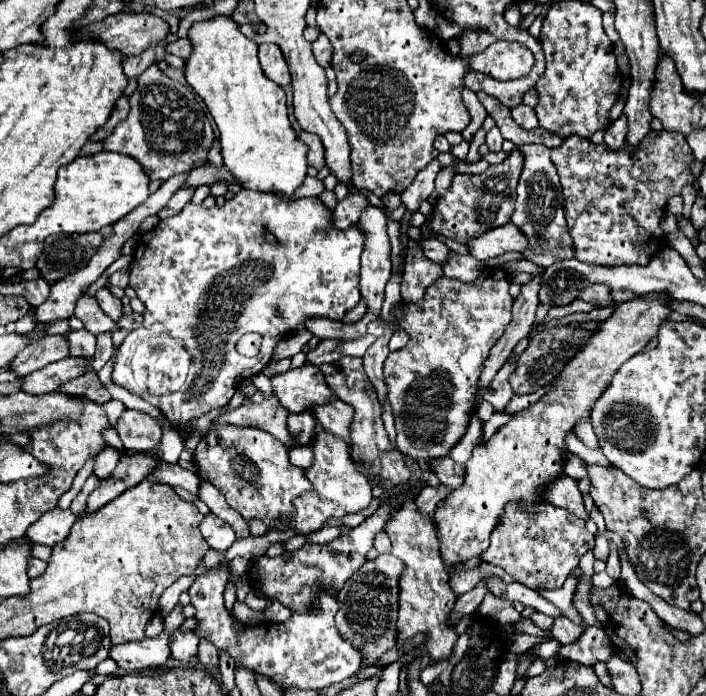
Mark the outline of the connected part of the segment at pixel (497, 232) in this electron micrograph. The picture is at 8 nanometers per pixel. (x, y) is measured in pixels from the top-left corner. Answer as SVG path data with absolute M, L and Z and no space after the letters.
M507 223L503 227L491 229L489 233L481 237L473 237L467 241L467 247L471 249L471 255L479 261L485 261L489 257L497 257L509 251L525 251L529 247L527 237L519 227L513 223Z

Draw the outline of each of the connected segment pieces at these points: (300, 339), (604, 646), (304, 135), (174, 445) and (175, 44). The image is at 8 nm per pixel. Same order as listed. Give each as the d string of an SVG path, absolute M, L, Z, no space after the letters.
M301 329L295 335L287 335L275 348L273 360L280 361L281 359L297 355L299 351L303 351L303 347L309 343L311 337L313 337L313 333L307 331L307 329Z
M593 625L587 627L585 633L579 637L579 641L571 643L571 645L563 645L559 649L559 655L583 665L593 665L597 661L607 661L607 657L611 657L611 641L607 637L607 633L603 631L603 627Z
M301 131L299 139L303 143L307 143L307 147L309 147L309 153L307 153L309 165L315 167L315 169L323 169L325 167L325 155L323 155L323 143L321 143L321 139L315 137L315 135L311 135L311 133L307 133L307 131Z
M163 425L163 435L160 442L162 459L166 463L177 463L180 454L185 448L185 442L178 431Z
M175 39L175 41L171 41L167 45L167 51L173 53L173 55L177 55L177 57L187 59L191 55L191 51L193 51L193 45L191 45L189 39Z

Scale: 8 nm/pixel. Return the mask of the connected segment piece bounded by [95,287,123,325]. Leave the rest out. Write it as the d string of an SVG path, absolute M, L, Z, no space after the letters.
M107 287L99 289L99 291L95 293L95 297L97 297L101 309L105 311L105 315L109 315L109 317L115 321L115 325L117 325L119 319L123 317L123 303L121 303L119 299L115 299L115 297L109 293Z

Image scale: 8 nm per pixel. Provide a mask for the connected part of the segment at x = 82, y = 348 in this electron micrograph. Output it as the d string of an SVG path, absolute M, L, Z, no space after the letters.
M87 329L71 331L67 335L69 349L73 357L93 357L95 355L95 335L89 333Z

